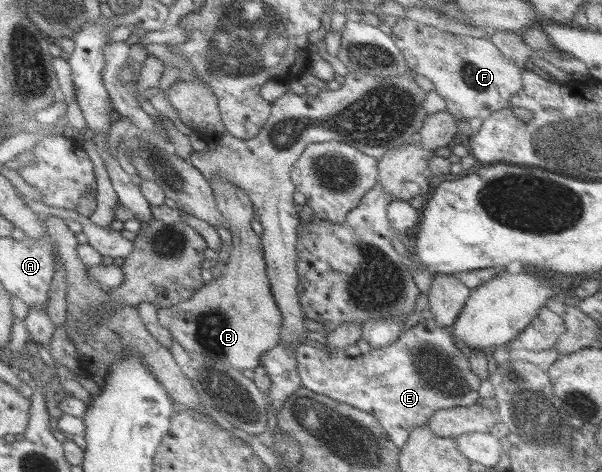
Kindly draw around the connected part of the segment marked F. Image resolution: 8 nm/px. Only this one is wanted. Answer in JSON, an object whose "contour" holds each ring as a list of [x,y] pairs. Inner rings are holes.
{"contour":[[[399,16],[390,27],[389,37],[401,52],[406,67],[412,69],[415,76],[421,75],[431,81],[433,91],[444,102],[444,111],[451,114],[451,118],[455,121],[467,121],[471,118],[479,118],[483,121],[487,115],[507,108],[511,96],[516,95],[521,89],[520,77],[524,69],[519,67],[517,62],[507,59],[486,36],[476,38],[468,35],[453,35]]]}

